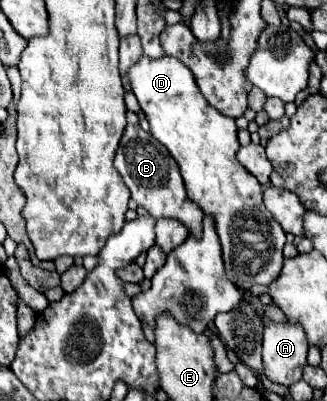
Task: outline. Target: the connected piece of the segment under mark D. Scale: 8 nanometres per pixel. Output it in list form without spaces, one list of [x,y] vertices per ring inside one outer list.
[[[141,56],[131,68],[129,80],[151,124],[151,136],[165,144],[169,154],[177,160],[189,198],[215,220],[227,278],[239,290],[249,290],[253,284],[271,284],[283,266],[285,232],[281,224],[273,220],[271,212],[267,212],[259,180],[235,158],[239,150],[235,120],[221,116],[219,110],[207,104],[191,70],[177,58],[163,56],[151,60]]]

